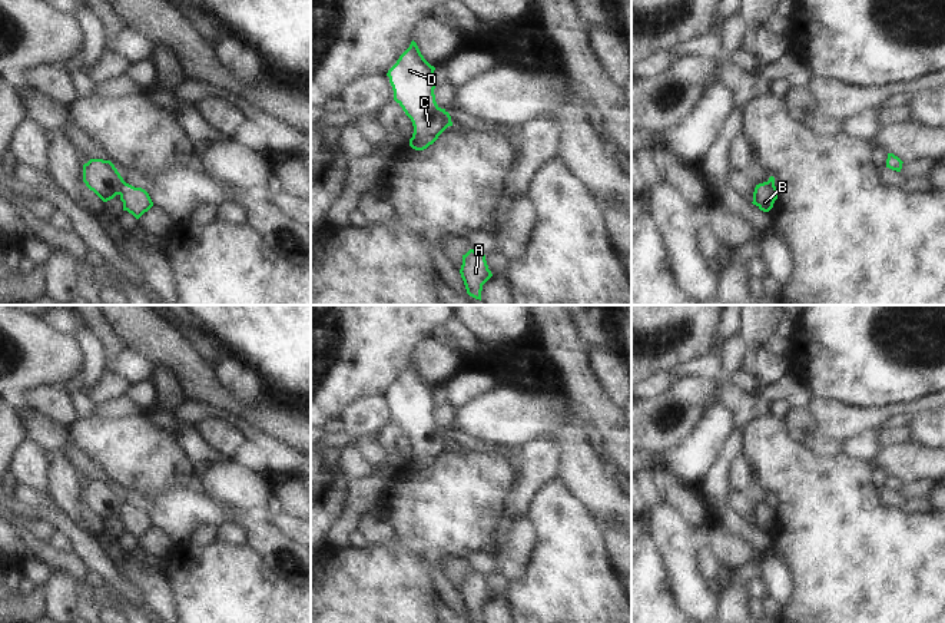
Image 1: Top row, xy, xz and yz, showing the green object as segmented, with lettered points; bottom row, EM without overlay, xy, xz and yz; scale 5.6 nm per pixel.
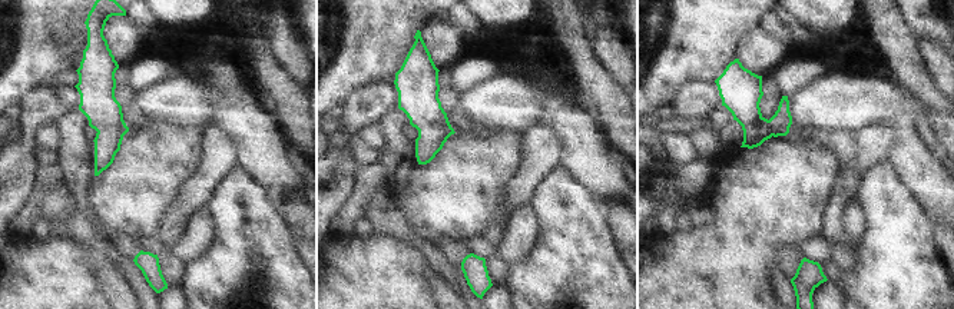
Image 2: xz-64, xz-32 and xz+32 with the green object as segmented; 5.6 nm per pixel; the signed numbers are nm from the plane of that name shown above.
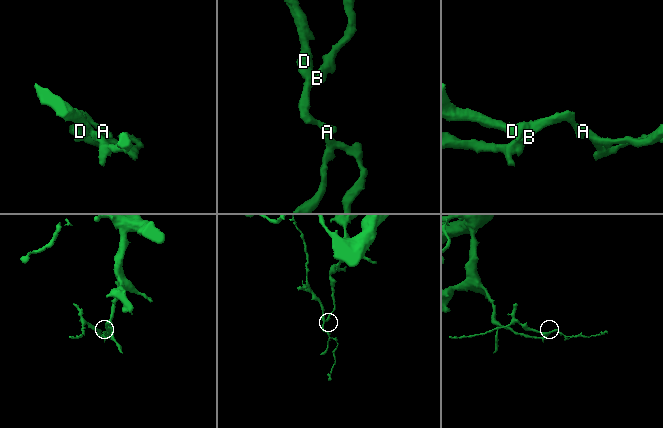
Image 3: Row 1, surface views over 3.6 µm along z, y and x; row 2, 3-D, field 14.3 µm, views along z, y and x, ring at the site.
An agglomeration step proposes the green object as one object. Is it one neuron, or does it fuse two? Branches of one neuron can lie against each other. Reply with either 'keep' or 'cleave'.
cleave

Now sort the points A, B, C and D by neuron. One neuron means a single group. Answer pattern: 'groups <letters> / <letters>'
groups A C D / B

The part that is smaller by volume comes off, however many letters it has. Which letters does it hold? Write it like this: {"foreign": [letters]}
{"foreign": ["A", "C", "D"]}

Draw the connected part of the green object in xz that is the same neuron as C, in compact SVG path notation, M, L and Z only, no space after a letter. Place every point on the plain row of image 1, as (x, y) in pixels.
M412 361L387 397L394 411L394 421L402 428L414 447L410 467L424 471L450 447L445 430L435 422L435 388L421 375Z

